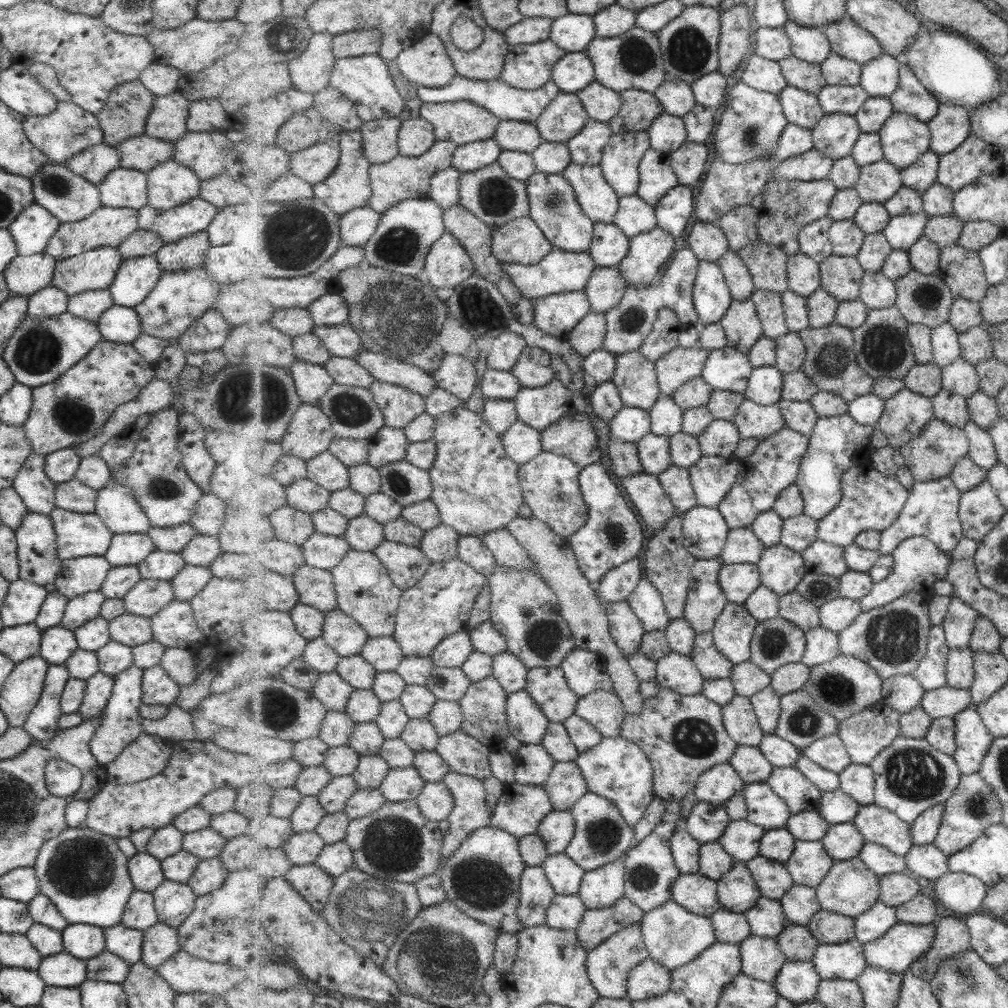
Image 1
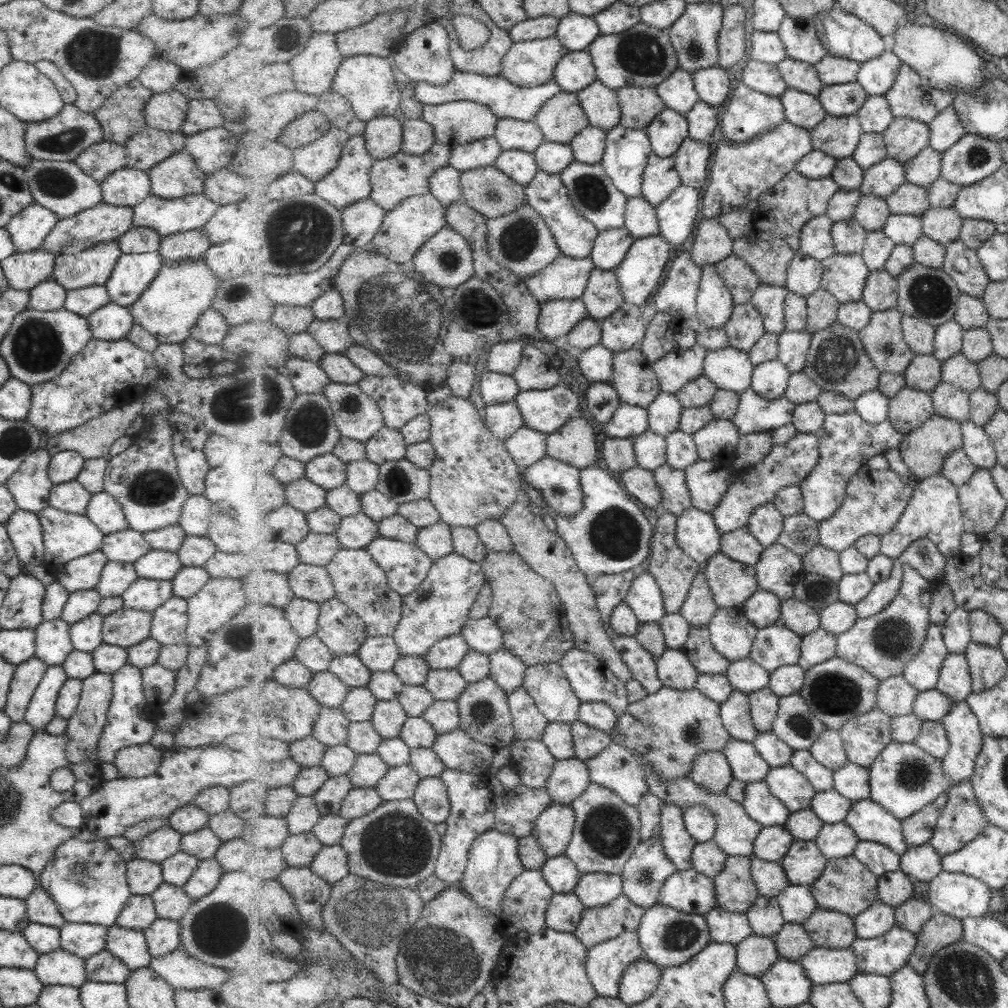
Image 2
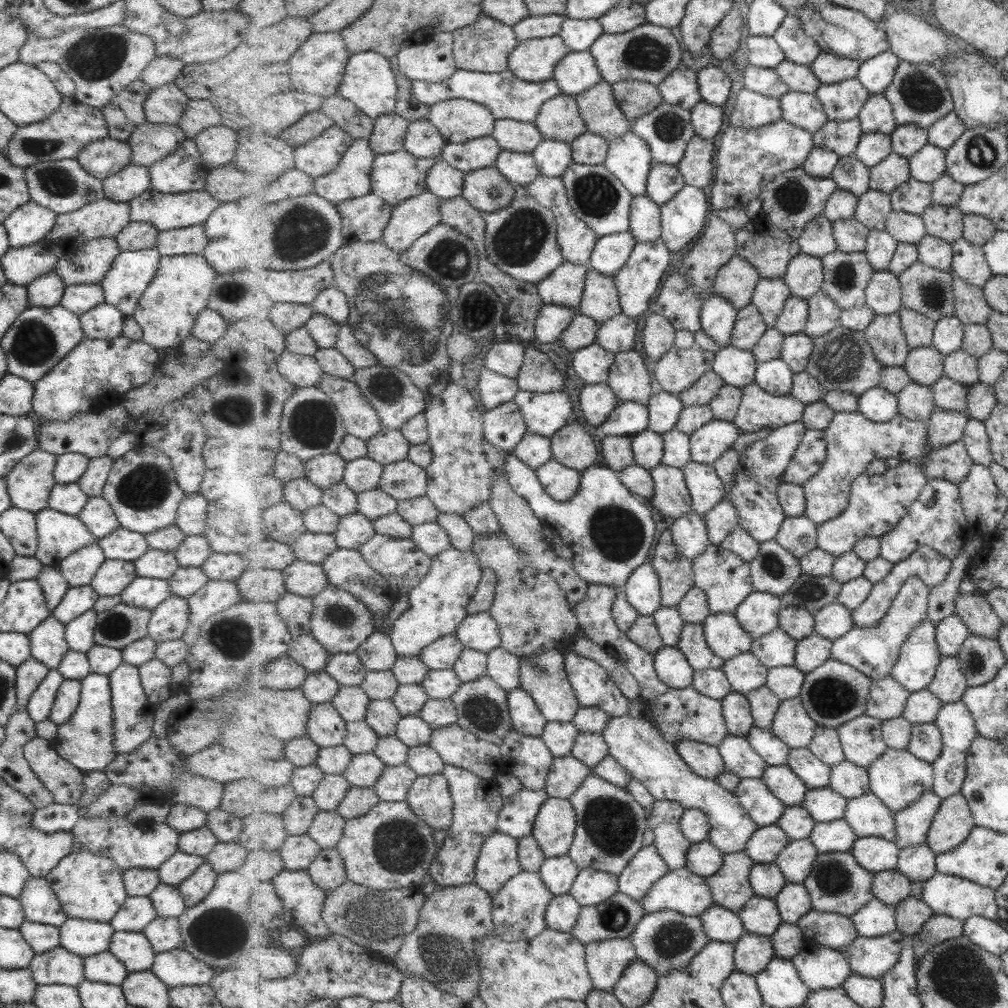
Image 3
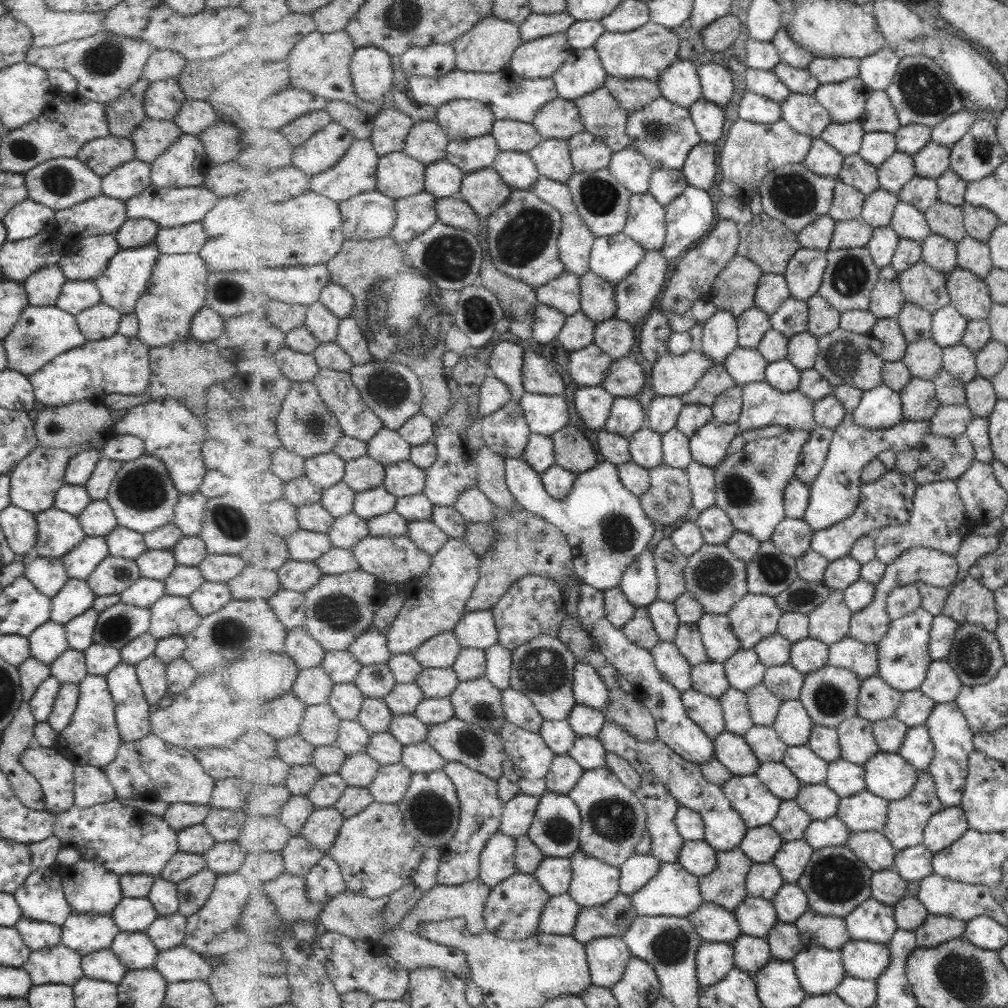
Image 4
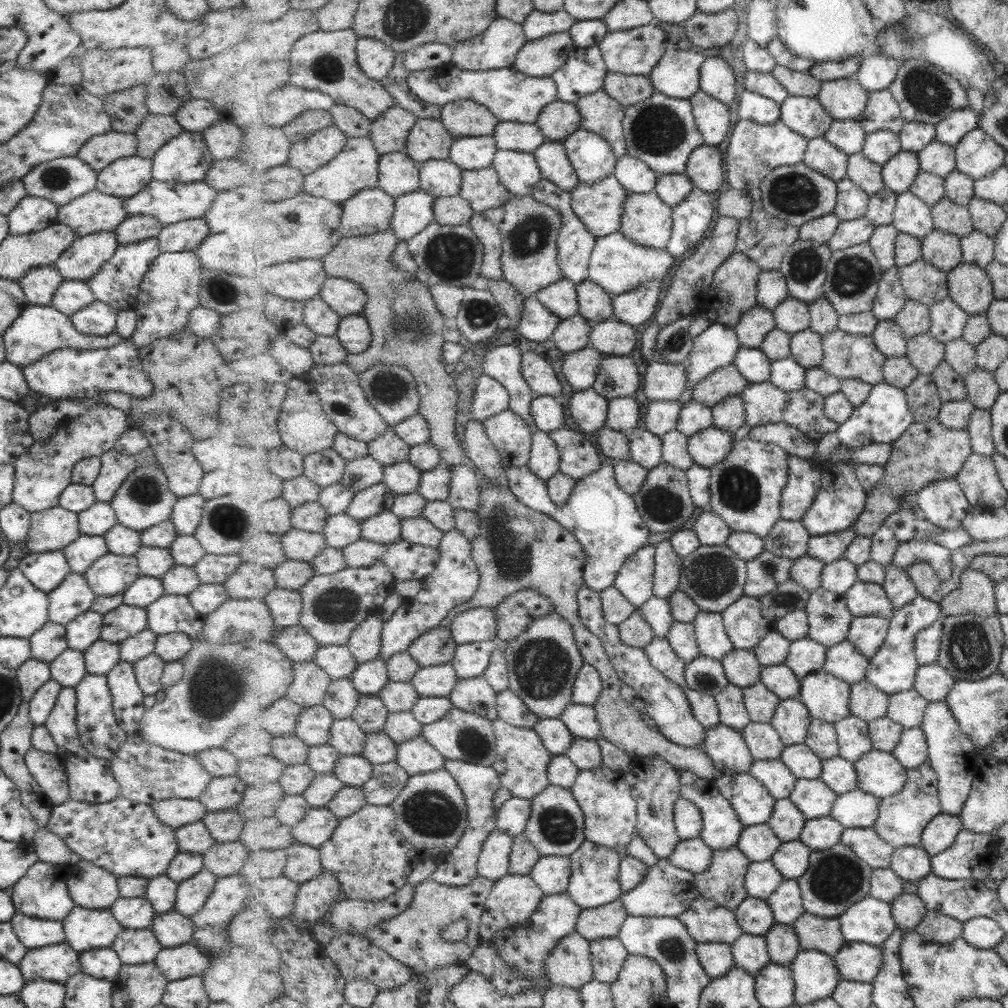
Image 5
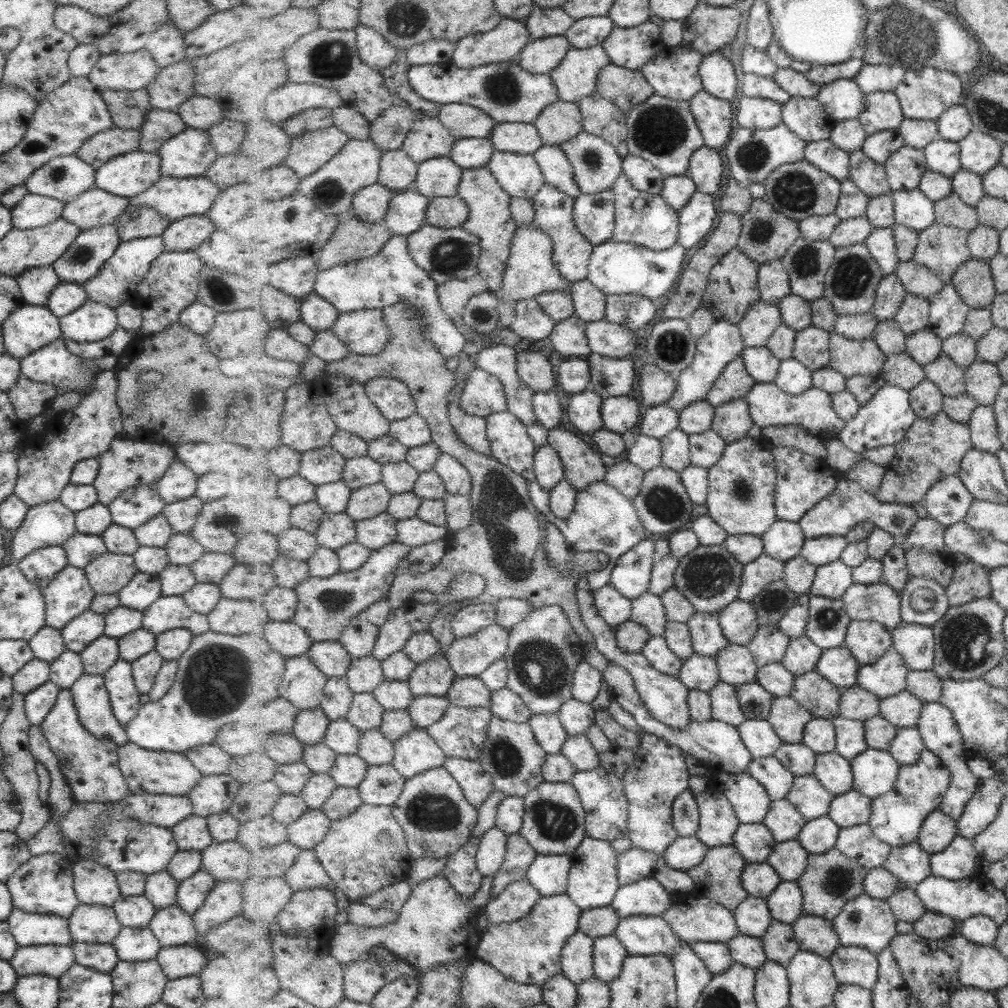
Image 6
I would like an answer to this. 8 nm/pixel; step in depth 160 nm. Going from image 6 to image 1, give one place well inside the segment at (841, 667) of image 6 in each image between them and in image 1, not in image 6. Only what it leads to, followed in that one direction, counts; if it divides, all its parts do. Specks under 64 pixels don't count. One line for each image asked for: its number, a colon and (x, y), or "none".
1: (894, 638)
2: (884, 644)
3: (874, 651)
4: (862, 658)
5: (844, 660)

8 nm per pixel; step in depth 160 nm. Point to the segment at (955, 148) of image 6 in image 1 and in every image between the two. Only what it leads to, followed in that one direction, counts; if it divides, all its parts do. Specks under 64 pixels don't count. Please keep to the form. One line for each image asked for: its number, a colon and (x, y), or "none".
1: (922, 175)
2: (926, 167)
3: (928, 165)
4: (934, 159)
5: (941, 159)

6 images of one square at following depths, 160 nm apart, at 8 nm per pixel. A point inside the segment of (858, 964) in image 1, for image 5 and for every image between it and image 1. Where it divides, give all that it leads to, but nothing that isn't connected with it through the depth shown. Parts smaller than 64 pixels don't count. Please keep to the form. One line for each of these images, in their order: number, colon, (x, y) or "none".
2: (824, 965)
3: (821, 967)
4: (820, 970)
5: (816, 974)

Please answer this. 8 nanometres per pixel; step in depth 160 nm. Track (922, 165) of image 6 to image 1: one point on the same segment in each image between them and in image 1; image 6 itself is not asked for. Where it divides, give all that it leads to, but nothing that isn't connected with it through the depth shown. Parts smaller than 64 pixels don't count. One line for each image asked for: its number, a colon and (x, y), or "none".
1: (879, 182)
2: (882, 180)
3: (895, 169)
4: (897, 171)
5: (899, 173)

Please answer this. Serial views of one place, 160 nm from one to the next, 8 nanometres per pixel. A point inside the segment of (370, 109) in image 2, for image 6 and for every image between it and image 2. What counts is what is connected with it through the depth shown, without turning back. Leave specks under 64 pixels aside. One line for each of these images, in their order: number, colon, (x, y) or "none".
3: (370, 83)
4: (373, 68)
5: (377, 59)
6: (373, 47)

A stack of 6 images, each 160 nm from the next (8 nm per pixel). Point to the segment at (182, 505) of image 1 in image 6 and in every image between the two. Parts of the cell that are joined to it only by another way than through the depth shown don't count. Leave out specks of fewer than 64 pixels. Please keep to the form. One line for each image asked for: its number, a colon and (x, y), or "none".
2: (143, 479)
3: (141, 487)
4: (142, 497)
5: (143, 499)
6: (134, 506)

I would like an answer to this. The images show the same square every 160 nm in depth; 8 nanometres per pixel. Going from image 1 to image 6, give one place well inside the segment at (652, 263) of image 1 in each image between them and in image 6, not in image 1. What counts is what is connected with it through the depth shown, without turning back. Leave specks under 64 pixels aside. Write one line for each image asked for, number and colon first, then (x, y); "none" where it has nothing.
2: (641, 273)
3: (637, 283)
4: (636, 295)
5: (638, 307)
6: (633, 312)

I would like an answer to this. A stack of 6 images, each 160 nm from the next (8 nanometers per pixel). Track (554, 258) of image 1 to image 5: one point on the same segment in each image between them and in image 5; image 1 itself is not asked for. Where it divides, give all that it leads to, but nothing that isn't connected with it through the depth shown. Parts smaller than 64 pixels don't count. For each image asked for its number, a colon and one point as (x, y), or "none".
2: (567, 278)
3: (566, 285)
4: (565, 294)
5: (561, 298)

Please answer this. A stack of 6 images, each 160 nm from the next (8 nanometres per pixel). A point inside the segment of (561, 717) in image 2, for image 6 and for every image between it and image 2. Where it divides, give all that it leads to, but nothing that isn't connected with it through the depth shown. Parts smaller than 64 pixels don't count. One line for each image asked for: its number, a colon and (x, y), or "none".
3: (544, 676)
4: (543, 668)
5: (544, 662)
6: (545, 651)

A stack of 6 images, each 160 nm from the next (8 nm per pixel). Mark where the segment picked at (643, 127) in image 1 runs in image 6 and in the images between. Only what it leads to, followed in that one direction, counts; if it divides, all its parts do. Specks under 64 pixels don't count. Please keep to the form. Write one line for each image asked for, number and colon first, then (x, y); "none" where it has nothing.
2: (640, 105)
3: (636, 98)
4: (633, 94)
5: (628, 89)
6: (628, 89)

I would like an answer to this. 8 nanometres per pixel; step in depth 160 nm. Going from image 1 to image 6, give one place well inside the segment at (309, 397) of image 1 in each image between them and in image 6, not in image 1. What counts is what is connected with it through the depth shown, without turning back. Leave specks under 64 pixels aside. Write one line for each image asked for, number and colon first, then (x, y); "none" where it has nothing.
2: (308, 377)
3: (302, 371)
4: (301, 367)
5: (296, 359)
6: (280, 344)

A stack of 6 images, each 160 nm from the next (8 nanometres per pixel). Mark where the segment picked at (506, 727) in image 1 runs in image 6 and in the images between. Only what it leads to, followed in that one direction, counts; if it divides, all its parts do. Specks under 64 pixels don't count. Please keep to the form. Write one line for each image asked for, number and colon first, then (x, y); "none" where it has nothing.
2: (485, 712)
3: (483, 708)
4: (479, 701)
5: (476, 695)
6: (471, 692)

